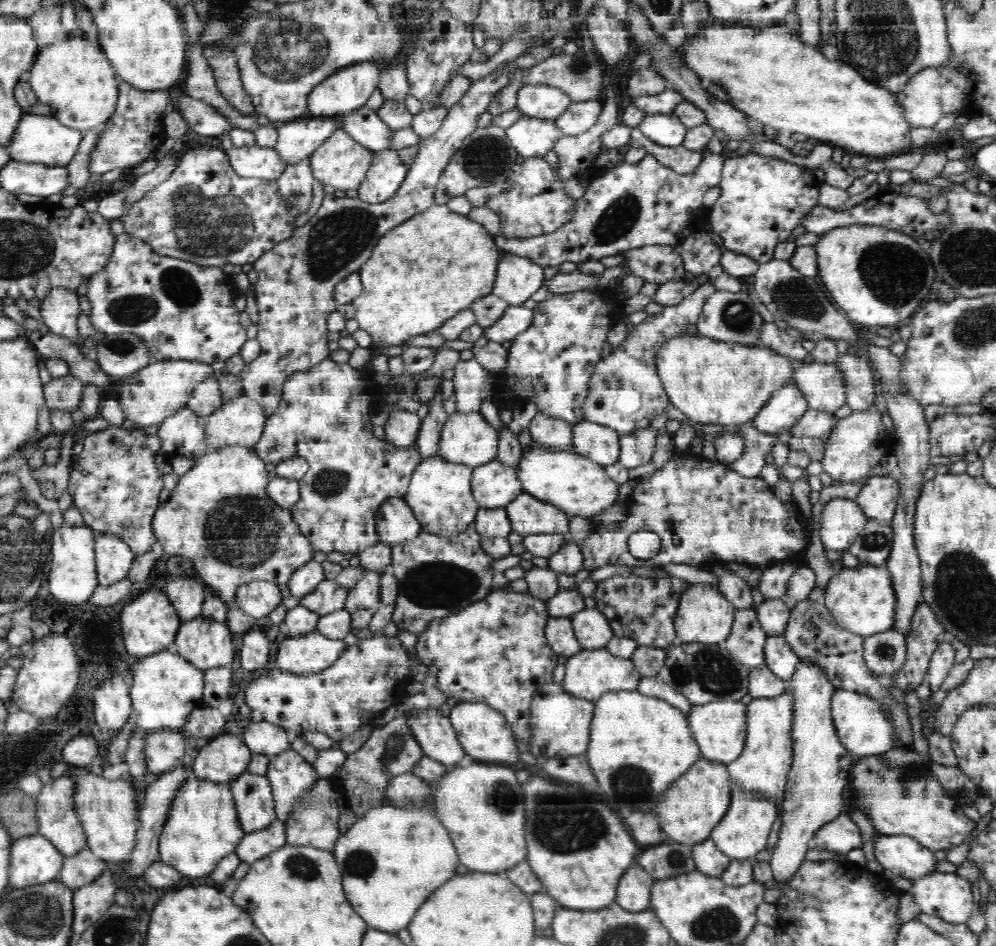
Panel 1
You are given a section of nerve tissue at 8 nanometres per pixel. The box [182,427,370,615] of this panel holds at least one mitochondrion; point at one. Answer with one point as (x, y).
(241, 532)

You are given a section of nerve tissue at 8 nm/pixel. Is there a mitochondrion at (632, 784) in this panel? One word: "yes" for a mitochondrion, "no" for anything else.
yes

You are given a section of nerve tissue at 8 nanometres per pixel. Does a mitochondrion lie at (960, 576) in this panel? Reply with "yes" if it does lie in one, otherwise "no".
yes

